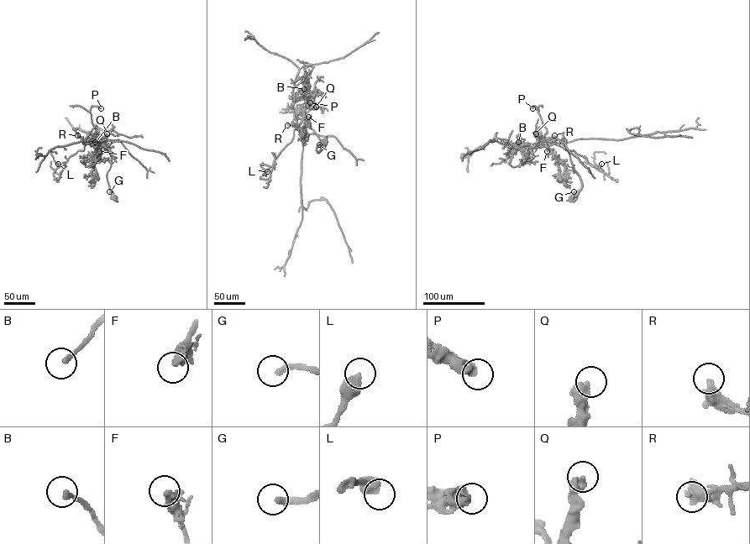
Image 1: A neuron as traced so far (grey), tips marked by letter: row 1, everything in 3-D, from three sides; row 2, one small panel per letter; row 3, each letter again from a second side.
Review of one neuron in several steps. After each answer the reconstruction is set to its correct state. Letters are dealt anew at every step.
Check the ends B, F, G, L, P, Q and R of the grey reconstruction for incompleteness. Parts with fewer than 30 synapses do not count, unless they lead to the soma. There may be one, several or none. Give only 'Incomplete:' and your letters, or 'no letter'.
Incomplete: no letter

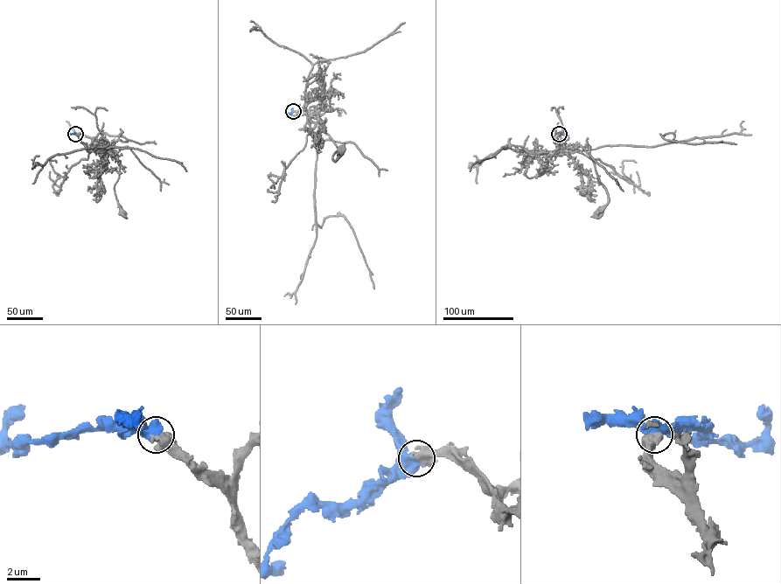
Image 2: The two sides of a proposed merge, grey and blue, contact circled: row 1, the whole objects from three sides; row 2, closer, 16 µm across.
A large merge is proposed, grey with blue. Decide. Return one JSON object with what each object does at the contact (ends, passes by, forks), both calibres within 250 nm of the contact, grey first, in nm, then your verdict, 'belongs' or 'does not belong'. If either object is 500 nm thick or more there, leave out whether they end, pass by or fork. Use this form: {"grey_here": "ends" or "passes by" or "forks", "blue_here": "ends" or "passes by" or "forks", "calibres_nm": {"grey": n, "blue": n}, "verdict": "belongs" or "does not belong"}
{"calibres_nm": {"grey": 440, "blue": 800}, "verdict": "belongs"}

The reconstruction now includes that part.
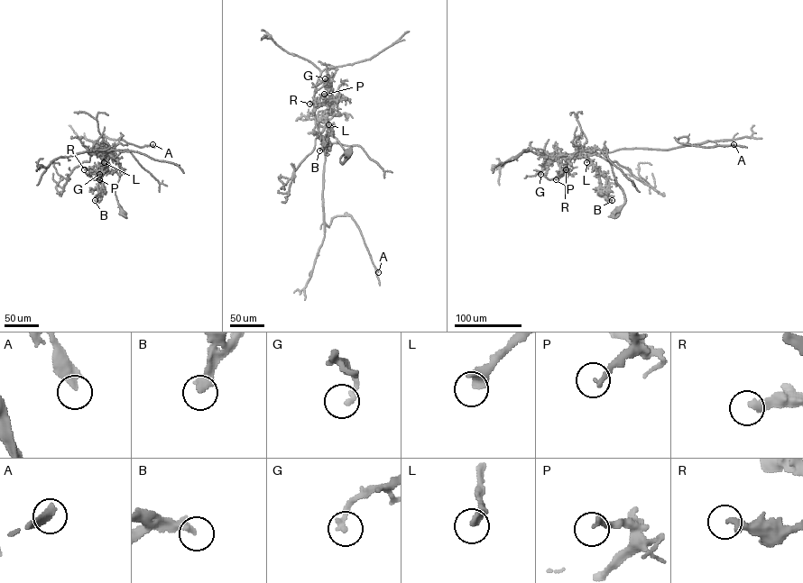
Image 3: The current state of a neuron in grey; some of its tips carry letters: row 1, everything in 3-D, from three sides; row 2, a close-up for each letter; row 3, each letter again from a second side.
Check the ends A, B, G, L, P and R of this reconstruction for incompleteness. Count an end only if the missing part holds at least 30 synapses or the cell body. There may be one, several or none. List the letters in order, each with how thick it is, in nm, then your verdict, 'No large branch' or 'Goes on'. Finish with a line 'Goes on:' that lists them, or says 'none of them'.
A: Thickness 400 nm. Goes on
B: Thickness 380 nm. No large branch
G: Thickness 240 nm. No large branch
L: Thickness 400 nm. No large branch
P: Thickness 240 nm. No large branch
R: Thickness 320 nm. No large branch
Goes on: A

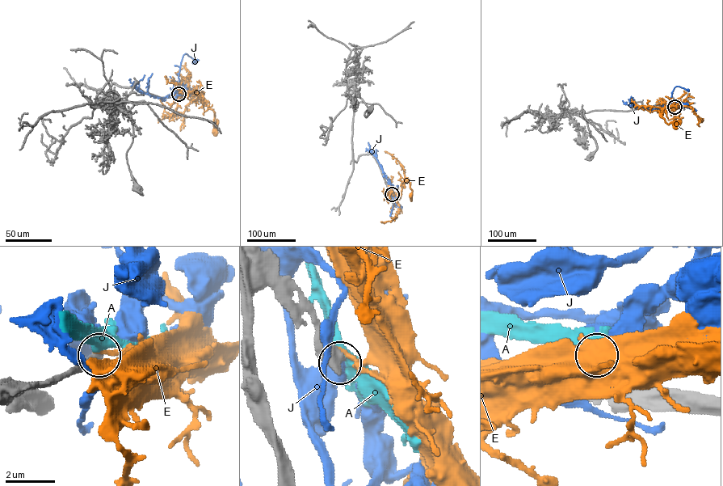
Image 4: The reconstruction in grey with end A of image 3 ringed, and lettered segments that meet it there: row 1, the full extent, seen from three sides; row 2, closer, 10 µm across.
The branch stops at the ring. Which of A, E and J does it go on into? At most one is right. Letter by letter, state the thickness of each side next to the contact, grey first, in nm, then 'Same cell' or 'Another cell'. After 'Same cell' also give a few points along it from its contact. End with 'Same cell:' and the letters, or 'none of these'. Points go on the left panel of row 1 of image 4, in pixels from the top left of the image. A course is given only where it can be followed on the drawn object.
A: Thickness 550 nm (grey) against 440 nm. Another cell
E: Thickness 500 nm (grey) against 170 nm. Another cell
J: Thickness 480 nm (grey) against 500 nm. Another cell
Same cell: none of these

